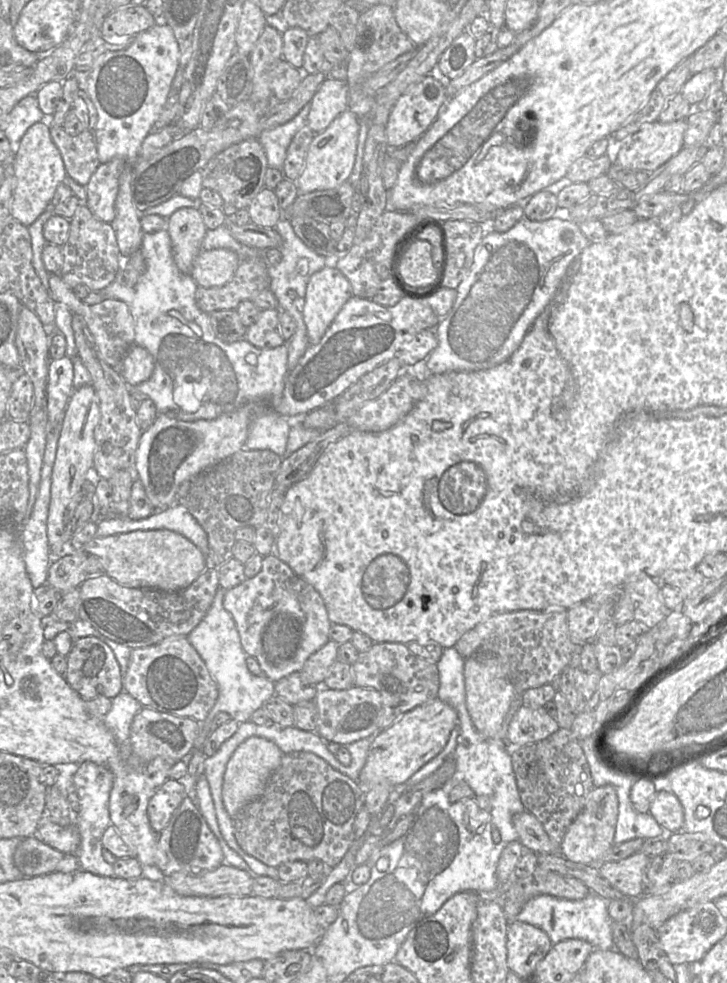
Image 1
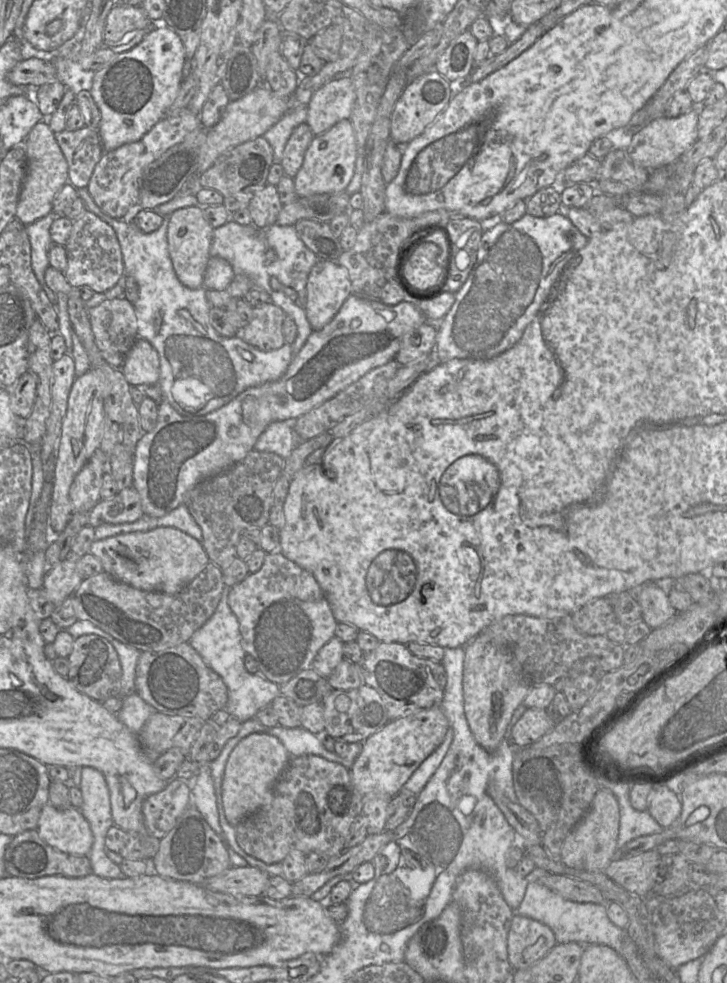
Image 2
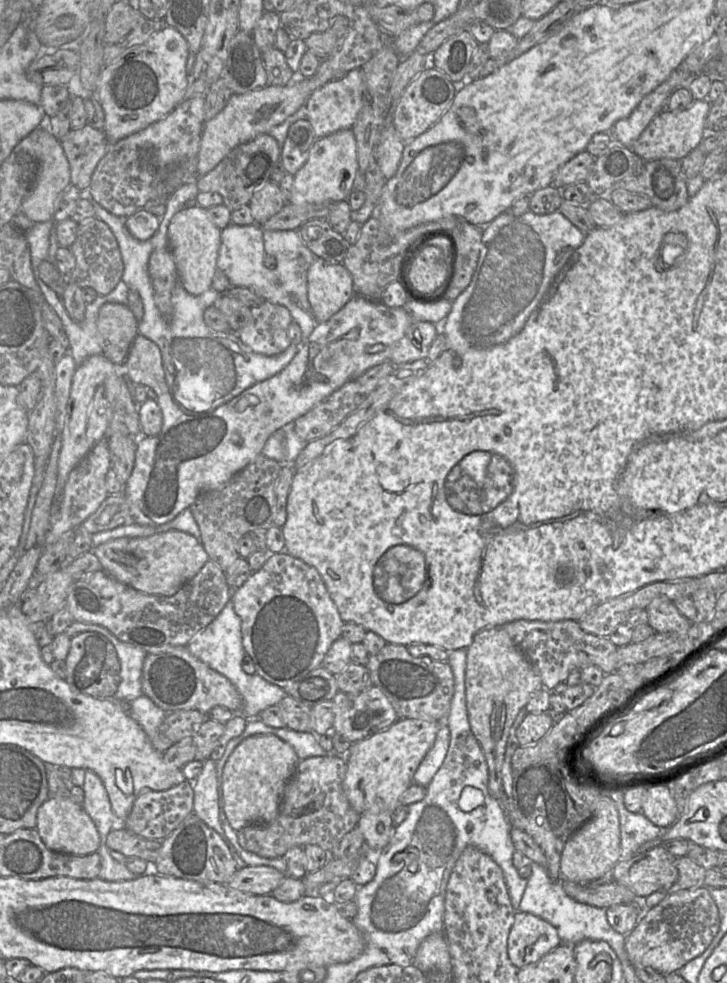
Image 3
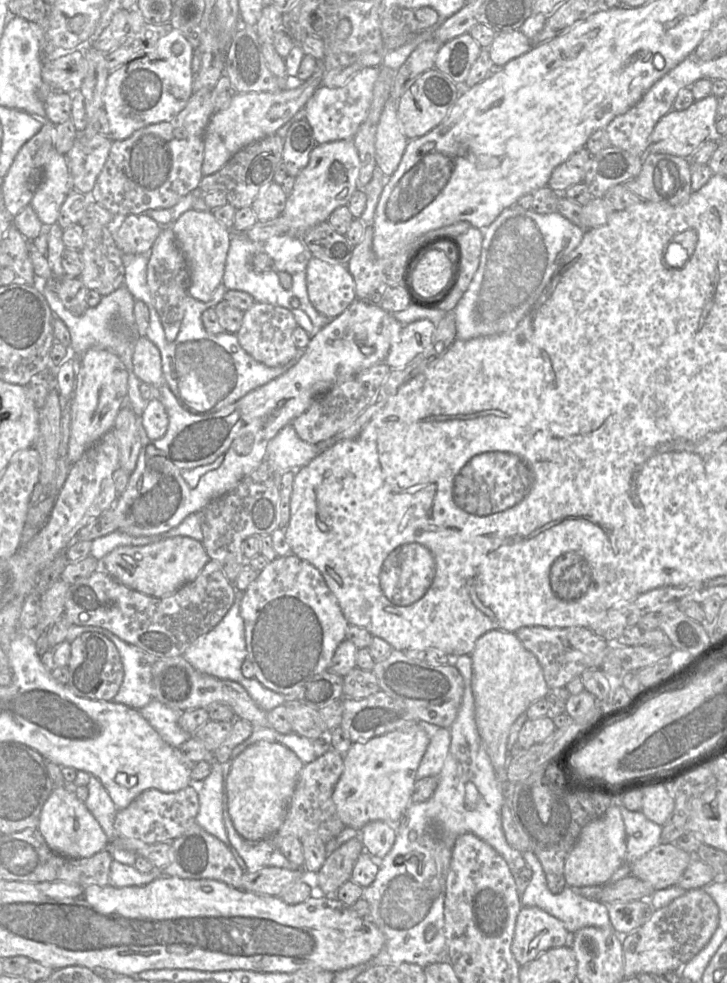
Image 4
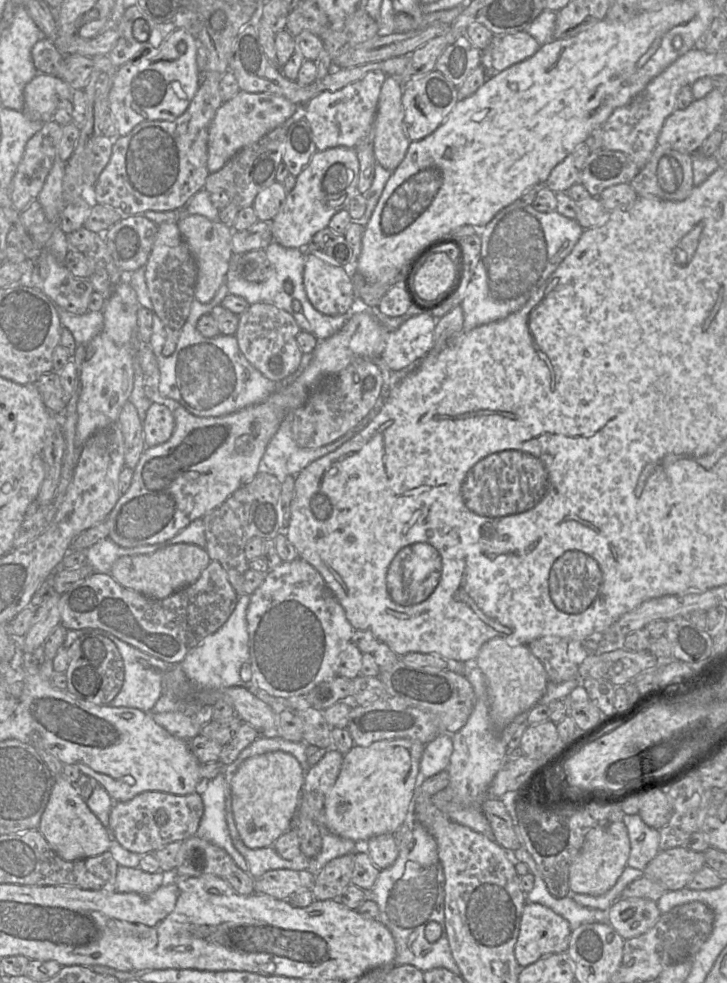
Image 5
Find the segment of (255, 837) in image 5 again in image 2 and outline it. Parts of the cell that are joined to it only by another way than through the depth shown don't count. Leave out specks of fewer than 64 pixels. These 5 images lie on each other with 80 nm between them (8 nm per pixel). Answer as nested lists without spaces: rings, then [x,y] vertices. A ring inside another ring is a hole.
[[[251,733],[235,746],[226,762],[222,782],[224,813],[232,826],[272,801],[274,785],[290,758],[279,739],[265,733]]]

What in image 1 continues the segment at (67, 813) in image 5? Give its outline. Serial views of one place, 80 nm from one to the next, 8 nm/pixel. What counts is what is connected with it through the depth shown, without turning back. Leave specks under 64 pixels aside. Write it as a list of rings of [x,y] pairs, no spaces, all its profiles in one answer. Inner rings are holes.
[[[44,815],[39,822],[37,836],[48,846],[66,854],[74,854],[81,838],[75,824],[60,826]]]

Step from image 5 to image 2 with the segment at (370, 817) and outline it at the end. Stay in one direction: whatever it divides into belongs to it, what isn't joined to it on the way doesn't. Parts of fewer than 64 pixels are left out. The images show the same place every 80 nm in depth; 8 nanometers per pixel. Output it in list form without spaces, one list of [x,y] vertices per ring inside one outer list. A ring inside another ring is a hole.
[[[441,707],[418,710],[389,721],[384,727],[363,741],[361,753],[349,769],[352,785],[362,796],[383,794],[389,798],[394,797],[420,764],[443,742],[448,727],[448,720]]]

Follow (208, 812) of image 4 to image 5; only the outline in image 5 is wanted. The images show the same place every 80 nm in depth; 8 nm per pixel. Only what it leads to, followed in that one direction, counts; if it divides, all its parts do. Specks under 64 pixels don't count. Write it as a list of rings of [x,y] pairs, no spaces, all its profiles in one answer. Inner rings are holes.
[[[223,771],[209,780],[206,790],[201,794],[204,812],[196,836],[224,849],[236,865],[246,873],[249,866],[232,843],[226,822],[225,777]]]

